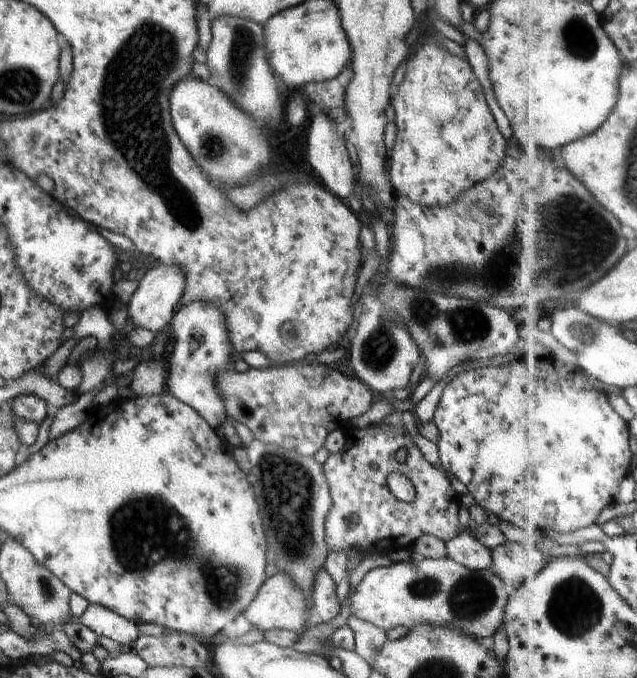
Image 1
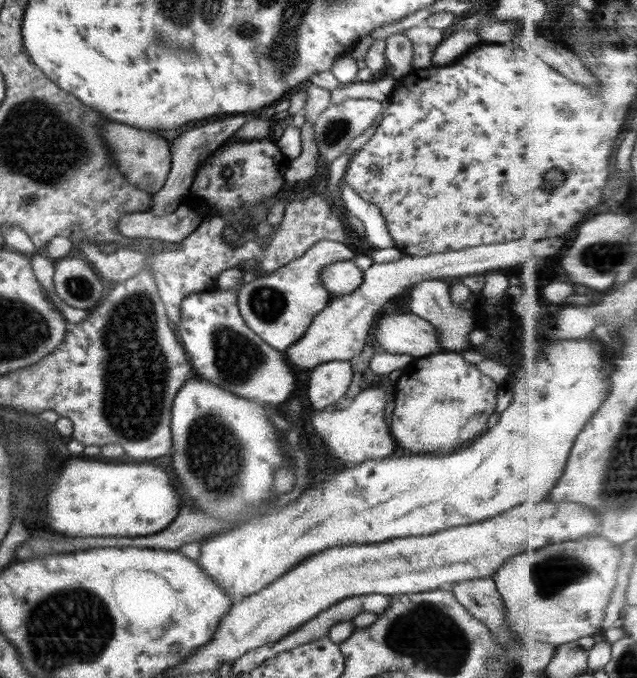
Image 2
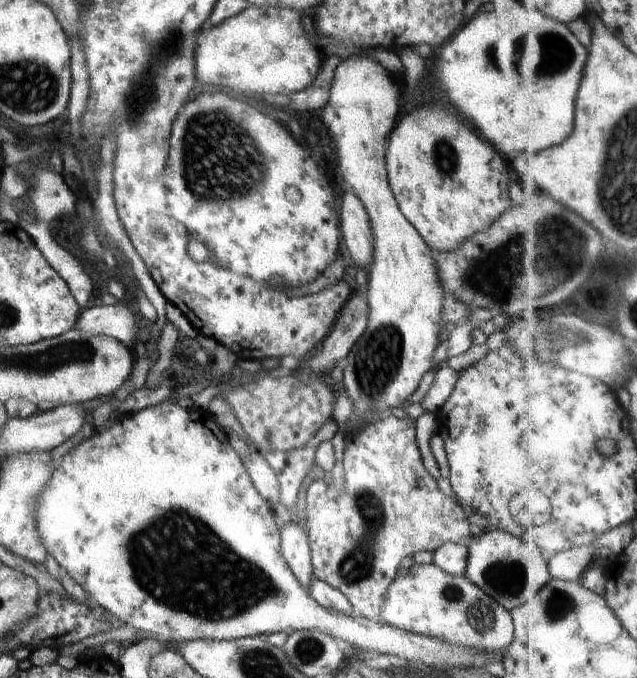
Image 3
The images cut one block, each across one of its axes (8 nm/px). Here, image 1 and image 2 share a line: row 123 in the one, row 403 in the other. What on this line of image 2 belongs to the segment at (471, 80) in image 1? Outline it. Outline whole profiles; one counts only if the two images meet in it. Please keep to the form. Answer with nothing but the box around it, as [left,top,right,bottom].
[390,350,505,452]

